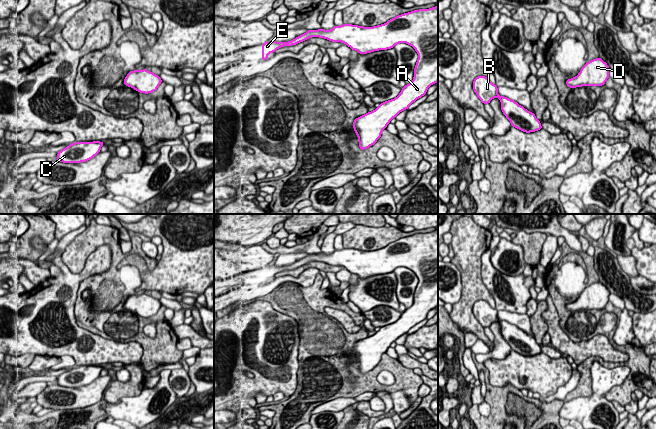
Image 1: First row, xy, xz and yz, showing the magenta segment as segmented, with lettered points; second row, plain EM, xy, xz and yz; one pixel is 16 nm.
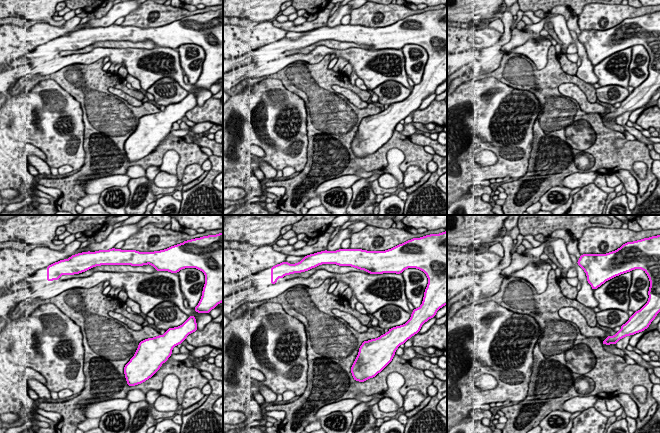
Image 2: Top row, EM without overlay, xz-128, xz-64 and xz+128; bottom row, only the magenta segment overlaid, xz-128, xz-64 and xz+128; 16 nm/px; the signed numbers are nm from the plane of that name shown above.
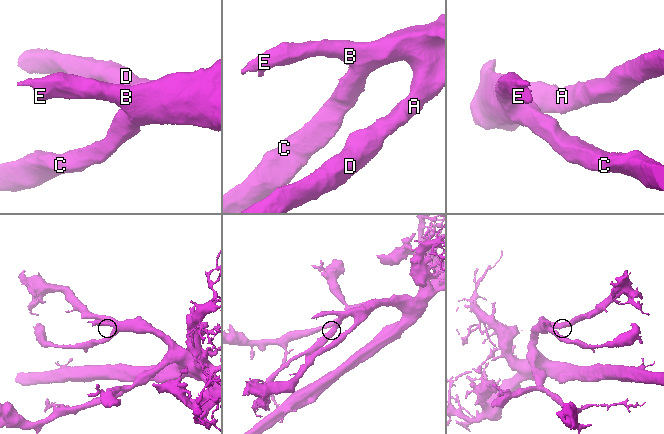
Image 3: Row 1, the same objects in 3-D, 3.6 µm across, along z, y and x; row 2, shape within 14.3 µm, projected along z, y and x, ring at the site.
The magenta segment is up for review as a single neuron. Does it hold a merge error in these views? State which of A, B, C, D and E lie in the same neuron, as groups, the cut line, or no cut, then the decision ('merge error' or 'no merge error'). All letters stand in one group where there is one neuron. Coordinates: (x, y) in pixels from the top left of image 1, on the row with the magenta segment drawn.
groups A B C D E; cut none; no merge error

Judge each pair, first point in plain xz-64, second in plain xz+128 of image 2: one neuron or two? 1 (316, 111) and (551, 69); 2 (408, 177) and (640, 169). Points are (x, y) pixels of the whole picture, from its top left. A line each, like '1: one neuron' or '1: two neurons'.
1: one neuron
2: two neurons

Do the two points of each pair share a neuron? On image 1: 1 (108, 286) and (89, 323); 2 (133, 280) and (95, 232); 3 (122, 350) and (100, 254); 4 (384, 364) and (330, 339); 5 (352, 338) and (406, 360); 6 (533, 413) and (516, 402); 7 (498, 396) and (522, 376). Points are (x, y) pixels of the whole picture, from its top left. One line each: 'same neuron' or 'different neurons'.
1: same neuron
2: same neuron
3: same neuron
4: same neuron
5: different neurons
6: same neuron
7: different neurons

